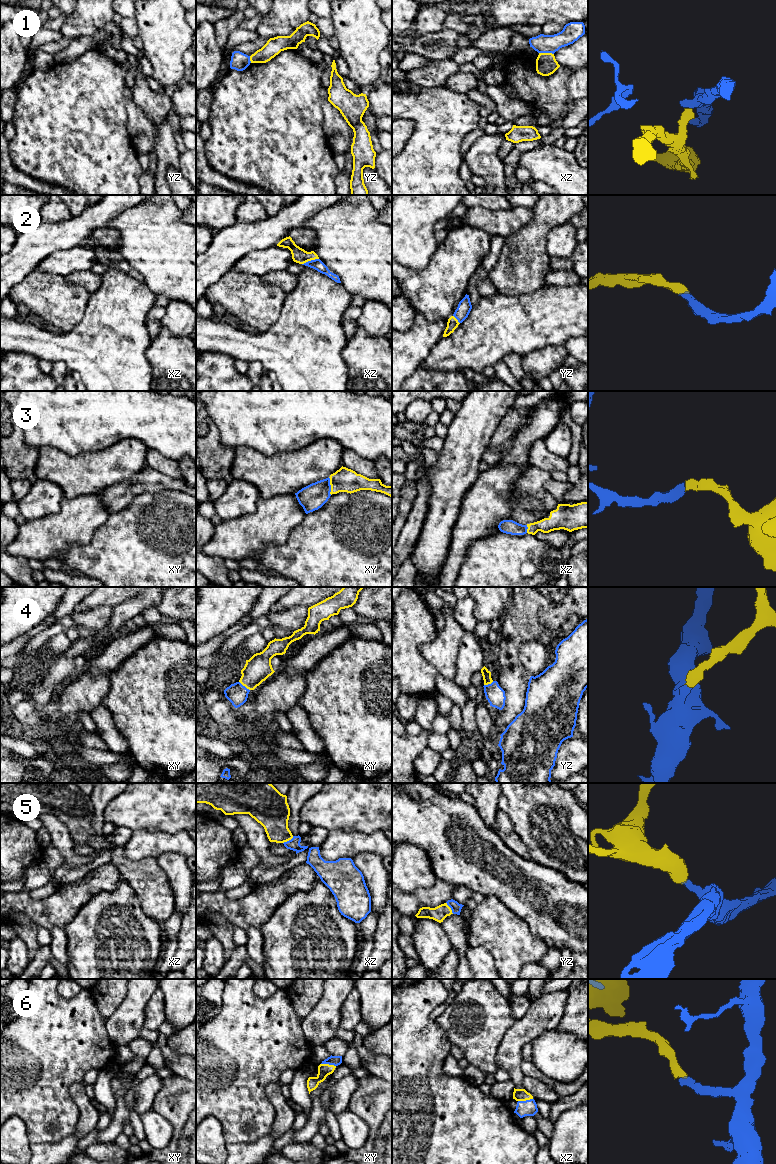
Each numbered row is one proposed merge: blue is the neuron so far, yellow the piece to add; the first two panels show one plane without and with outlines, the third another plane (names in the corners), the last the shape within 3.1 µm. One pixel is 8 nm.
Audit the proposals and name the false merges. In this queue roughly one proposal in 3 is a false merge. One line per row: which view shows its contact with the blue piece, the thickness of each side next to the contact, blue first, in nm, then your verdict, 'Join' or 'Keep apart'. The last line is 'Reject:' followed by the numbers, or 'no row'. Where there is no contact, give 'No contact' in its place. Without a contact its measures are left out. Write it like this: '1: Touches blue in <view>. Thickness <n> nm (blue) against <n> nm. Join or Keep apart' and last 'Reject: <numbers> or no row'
1: Touches blue in xz. Thickness 150 nm (blue) against 170 nm. Keep apart
2: Touches blue in xz. Thickness 90 nm (blue) against 120 nm. Join
3: Touches blue in xy. Thickness 200 nm (blue) against 190 nm. Join
4: Touches blue in xy. Thickness 170 nm (blue) against 220 nm. Join
5: Touches blue in xz. Thickness 100 nm (blue) against 260 nm. Join
6: Touches blue in xy. Thickness 80 nm (blue) against 100 nm. Join
Reject: 1

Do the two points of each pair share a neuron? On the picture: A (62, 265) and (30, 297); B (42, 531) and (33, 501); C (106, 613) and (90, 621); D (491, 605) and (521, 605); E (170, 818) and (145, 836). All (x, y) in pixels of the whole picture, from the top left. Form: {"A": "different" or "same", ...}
{"A": "different", "B": "different", "C": "same", "D": "different", "E": "different"}

